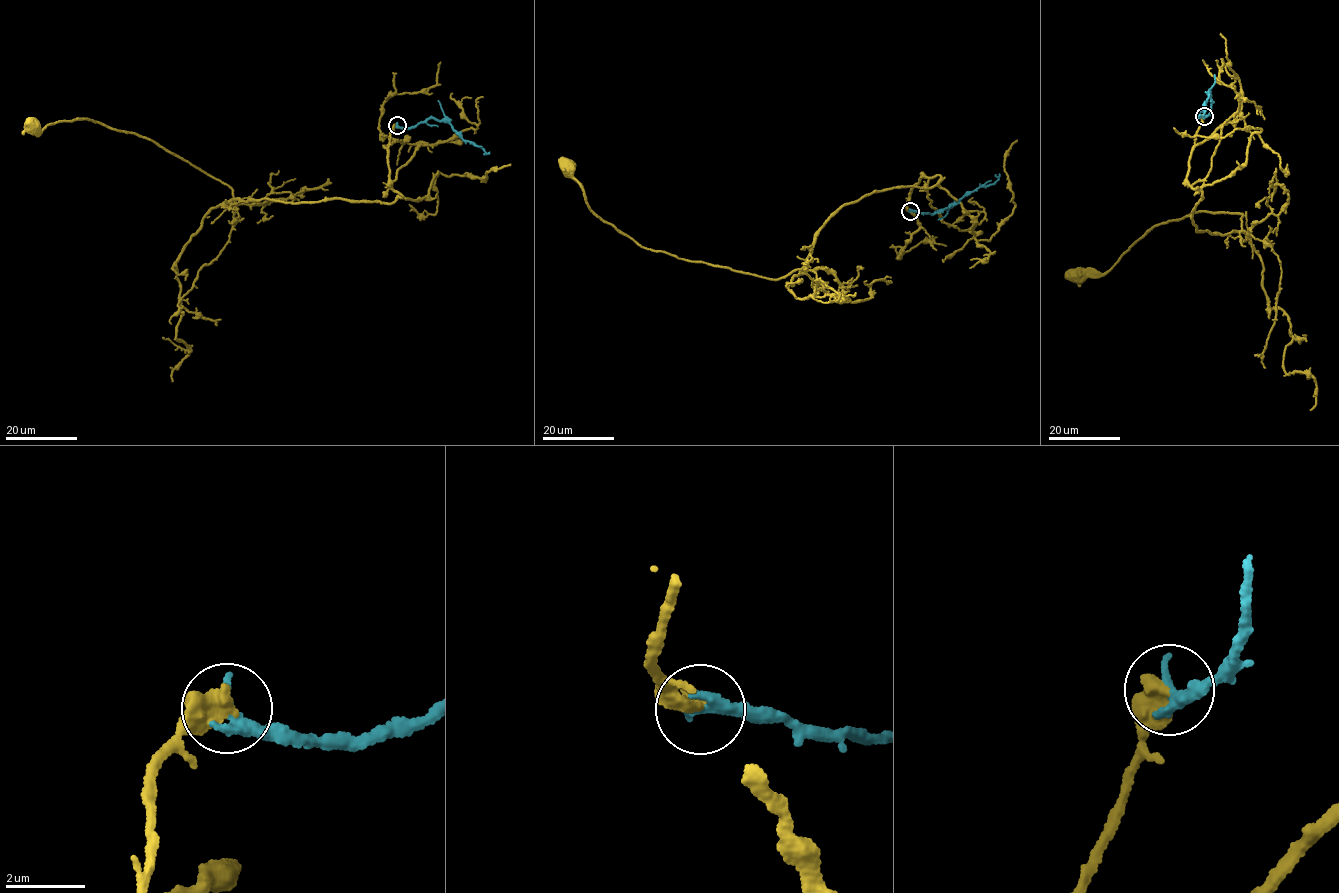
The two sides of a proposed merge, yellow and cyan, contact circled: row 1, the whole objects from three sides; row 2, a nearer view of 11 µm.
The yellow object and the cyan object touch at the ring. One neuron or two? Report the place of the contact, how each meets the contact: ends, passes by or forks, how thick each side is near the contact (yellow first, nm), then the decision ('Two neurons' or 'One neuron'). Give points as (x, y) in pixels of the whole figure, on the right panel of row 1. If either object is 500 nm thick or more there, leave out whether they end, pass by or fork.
Place: (1204, 116). Thickness 500 nm (yellow) against 360 nm. One neuron

